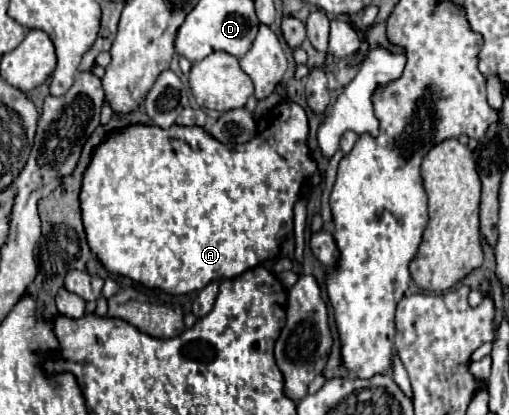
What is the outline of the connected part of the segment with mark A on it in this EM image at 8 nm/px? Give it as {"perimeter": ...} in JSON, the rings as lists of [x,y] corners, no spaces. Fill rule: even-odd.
{"perimeter":[[[281,100],[277,106],[273,106],[259,122],[257,122],[257,134],[253,140],[245,144],[221,144],[211,134],[207,134],[199,126],[177,126],[171,128],[159,128],[159,126],[129,126],[121,132],[111,134],[93,154],[93,160],[87,168],[87,174],[83,176],[83,194],[81,194],[81,210],[83,210],[83,224],[87,230],[87,240],[91,242],[91,250],[99,256],[101,264],[113,272],[127,276],[143,286],[159,288],[169,294],[189,294],[197,292],[209,282],[227,280],[227,278],[239,278],[245,270],[251,270],[267,260],[273,260],[279,256],[283,240],[293,232],[293,206],[301,198],[303,186],[315,188],[321,182],[321,174],[317,170],[317,162],[311,158],[311,148],[307,146],[307,114],[305,110],[291,102]]]}

